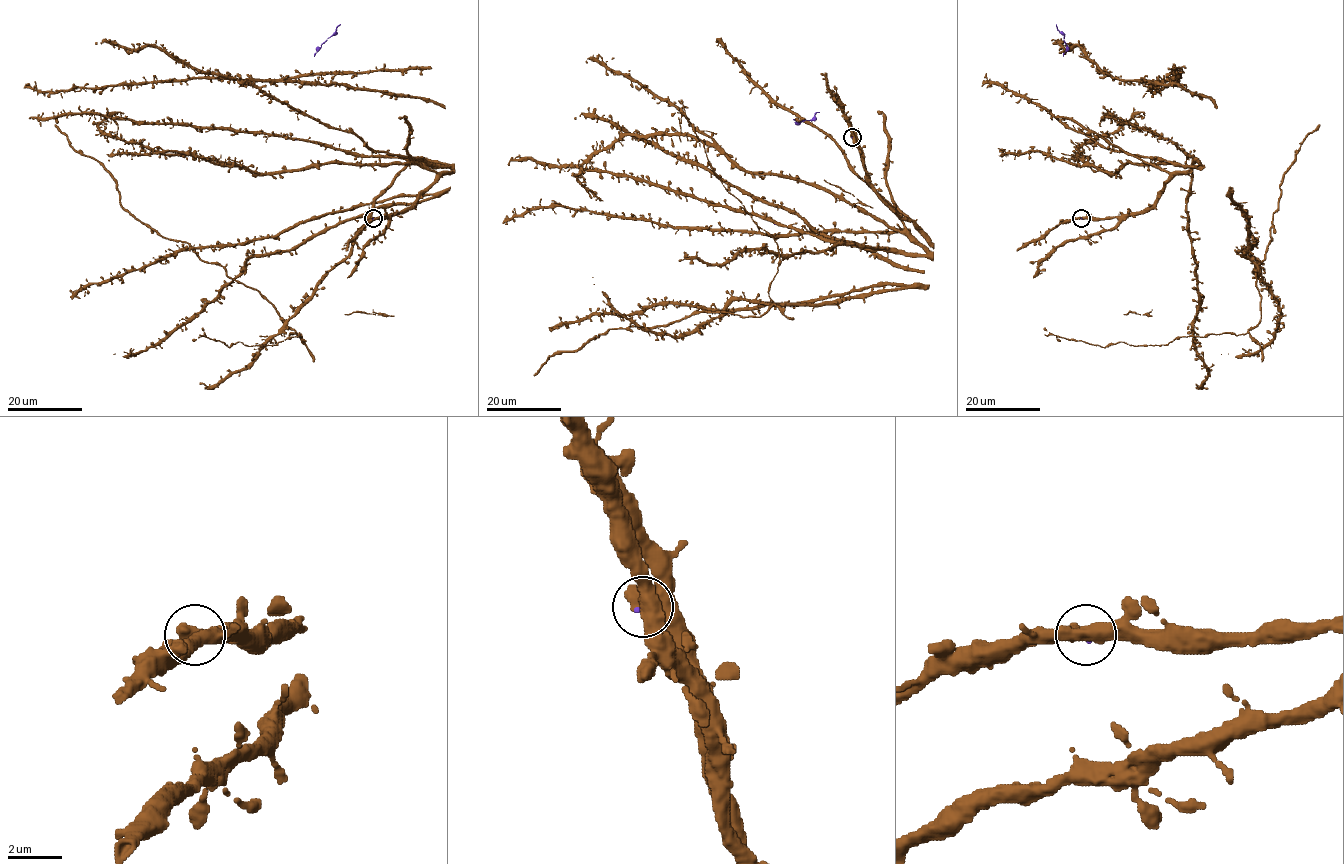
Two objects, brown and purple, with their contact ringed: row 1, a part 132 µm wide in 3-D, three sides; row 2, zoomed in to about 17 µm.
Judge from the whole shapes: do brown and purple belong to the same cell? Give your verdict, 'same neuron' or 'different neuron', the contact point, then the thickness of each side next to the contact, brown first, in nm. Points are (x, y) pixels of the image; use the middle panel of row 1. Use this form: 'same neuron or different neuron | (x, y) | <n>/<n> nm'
same neuron | (852, 137) | 500/140 nm

